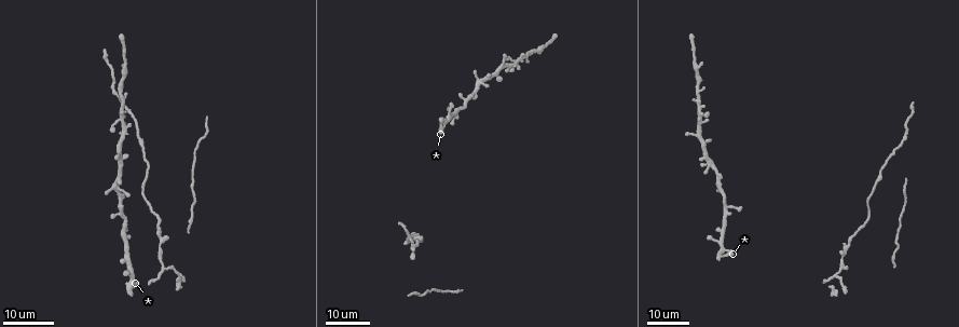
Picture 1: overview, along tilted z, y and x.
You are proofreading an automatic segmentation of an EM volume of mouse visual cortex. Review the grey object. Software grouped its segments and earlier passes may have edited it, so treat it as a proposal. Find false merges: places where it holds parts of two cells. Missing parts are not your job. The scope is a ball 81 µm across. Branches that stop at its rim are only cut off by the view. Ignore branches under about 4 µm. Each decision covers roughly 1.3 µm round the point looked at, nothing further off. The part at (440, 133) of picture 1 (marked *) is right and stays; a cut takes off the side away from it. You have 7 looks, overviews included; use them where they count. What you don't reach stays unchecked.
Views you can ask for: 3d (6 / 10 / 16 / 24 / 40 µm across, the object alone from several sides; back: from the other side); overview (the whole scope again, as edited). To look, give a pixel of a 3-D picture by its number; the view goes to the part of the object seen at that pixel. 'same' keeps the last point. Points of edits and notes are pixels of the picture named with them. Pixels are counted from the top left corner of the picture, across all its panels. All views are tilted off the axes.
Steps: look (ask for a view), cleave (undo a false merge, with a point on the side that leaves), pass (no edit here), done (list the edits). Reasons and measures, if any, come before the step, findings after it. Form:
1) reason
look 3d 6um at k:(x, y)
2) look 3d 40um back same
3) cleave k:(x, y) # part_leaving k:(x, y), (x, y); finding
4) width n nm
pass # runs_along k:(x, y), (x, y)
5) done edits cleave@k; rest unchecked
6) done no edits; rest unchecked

thick turns thin
look 3d 24um at 1:(125, 66)

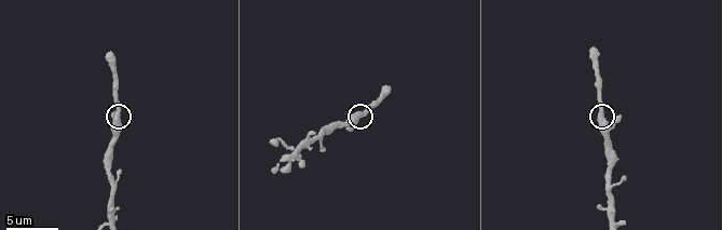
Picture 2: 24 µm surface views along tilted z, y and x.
look 3d 6um at 2:(118, 115)

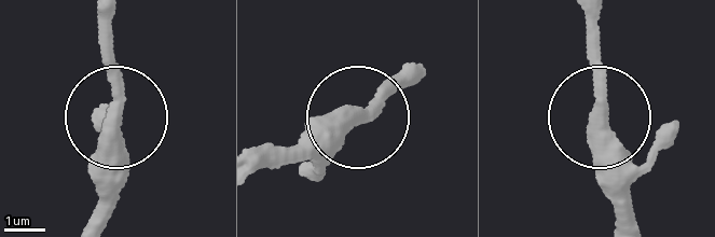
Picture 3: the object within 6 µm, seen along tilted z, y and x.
pass # runs_along 3:(626, 214), (595, 21); one cell here

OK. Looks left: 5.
thin arm on a thick one
look 3d 10um at 2:(296, 147)

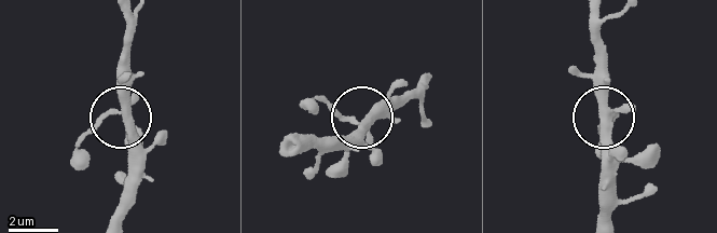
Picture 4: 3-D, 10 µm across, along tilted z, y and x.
look 3d 6um at 4:(365, 119)

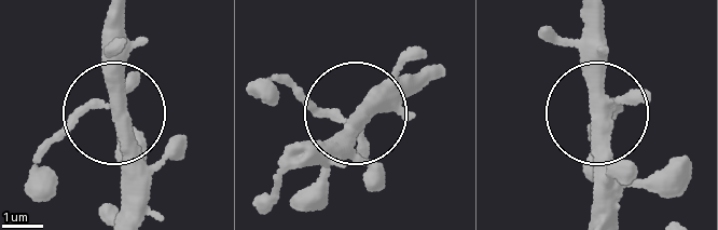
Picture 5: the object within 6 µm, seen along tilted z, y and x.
width 320 nm
pass # runs_along 5:(294, 151), (355, 122), (275, 77); continuous, no second cell

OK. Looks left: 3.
sudden change in width
look 3d 16um at 1:(847, 244)

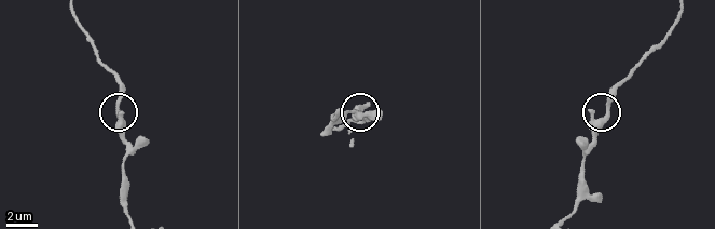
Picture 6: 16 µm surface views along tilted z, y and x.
look 3d 10um at 6:(607, 118)

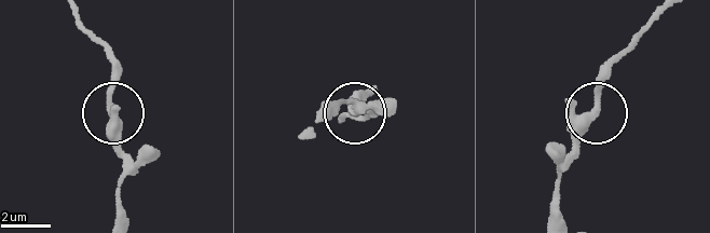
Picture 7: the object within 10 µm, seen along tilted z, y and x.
width 300 nm
pass # all the same cell

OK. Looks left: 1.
done no edits; rest unchecked

